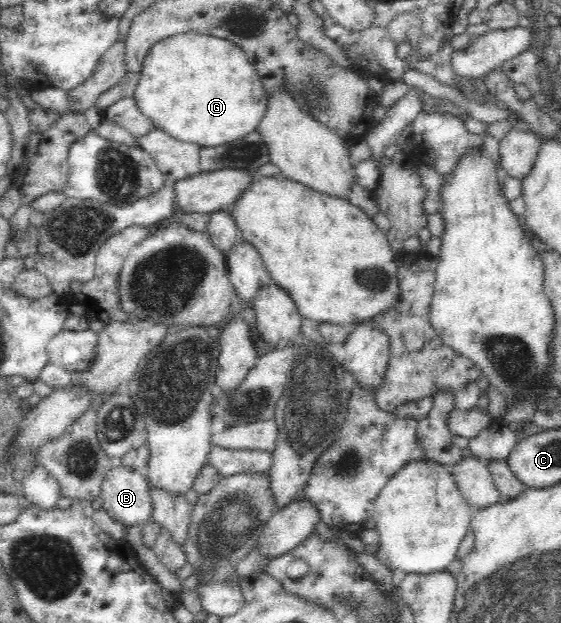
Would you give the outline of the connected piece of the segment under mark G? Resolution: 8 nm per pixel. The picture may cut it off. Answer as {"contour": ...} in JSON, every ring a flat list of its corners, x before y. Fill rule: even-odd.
{"contour":[[182,31,158,39,148,49,138,75,133,97,140,112,153,122,155,128,182,142,204,147,238,140,256,130,265,111,267,92,260,75,248,62,245,52,225,38,200,34,198,31]]}

